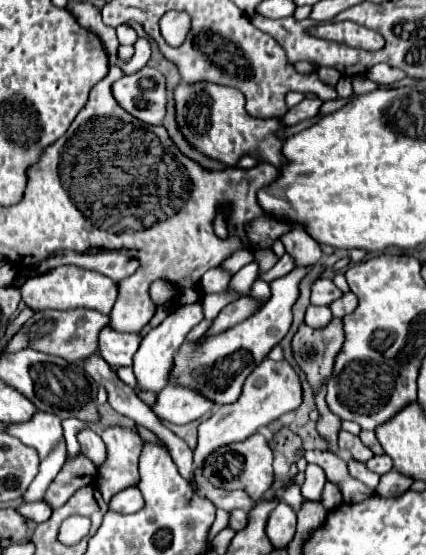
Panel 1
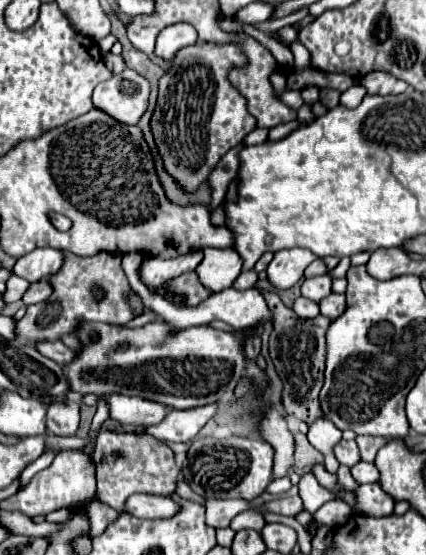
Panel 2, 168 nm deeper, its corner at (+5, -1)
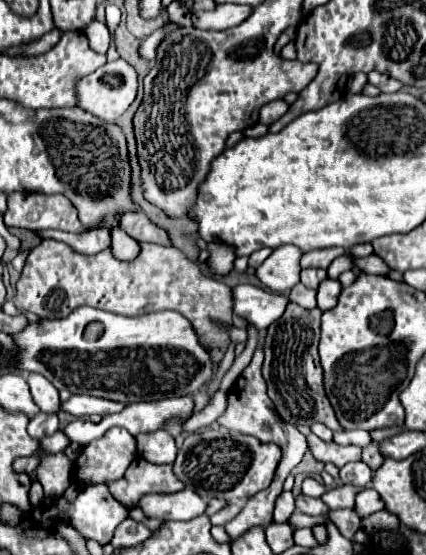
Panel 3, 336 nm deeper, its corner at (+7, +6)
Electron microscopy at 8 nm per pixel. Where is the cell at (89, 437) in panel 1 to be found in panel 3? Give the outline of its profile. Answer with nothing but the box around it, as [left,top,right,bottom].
[27,373,59,413]

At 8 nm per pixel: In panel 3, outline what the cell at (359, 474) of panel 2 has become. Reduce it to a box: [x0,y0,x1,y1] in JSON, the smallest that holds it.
[339,461,371,487]

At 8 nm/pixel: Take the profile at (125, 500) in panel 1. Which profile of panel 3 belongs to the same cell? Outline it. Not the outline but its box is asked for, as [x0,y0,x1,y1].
[139,489,207,521]

